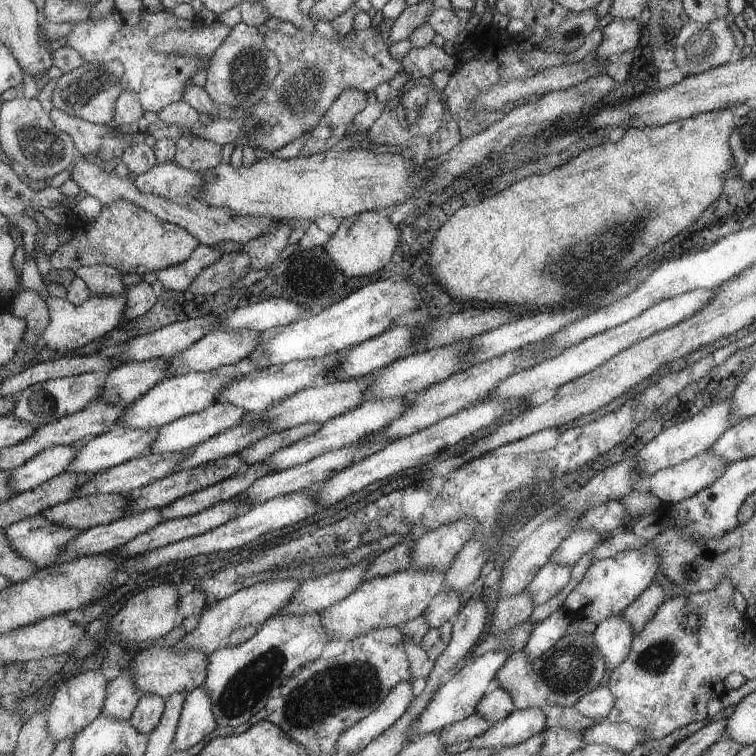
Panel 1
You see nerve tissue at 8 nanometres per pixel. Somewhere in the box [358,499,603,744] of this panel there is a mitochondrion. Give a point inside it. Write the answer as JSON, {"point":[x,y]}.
{"point":[567,671]}

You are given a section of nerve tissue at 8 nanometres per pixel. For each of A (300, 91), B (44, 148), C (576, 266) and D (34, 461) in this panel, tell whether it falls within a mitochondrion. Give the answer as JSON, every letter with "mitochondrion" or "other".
{"A":"mitochondrion","B":"mitochondrion","C":"mitochondrion","D":"other"}

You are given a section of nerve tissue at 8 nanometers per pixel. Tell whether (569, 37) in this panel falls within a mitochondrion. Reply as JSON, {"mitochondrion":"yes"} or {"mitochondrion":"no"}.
{"mitochondrion":"yes"}

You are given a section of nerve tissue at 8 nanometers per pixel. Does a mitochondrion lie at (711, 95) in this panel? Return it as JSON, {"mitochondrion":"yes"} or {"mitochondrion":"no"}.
{"mitochondrion":"no"}

